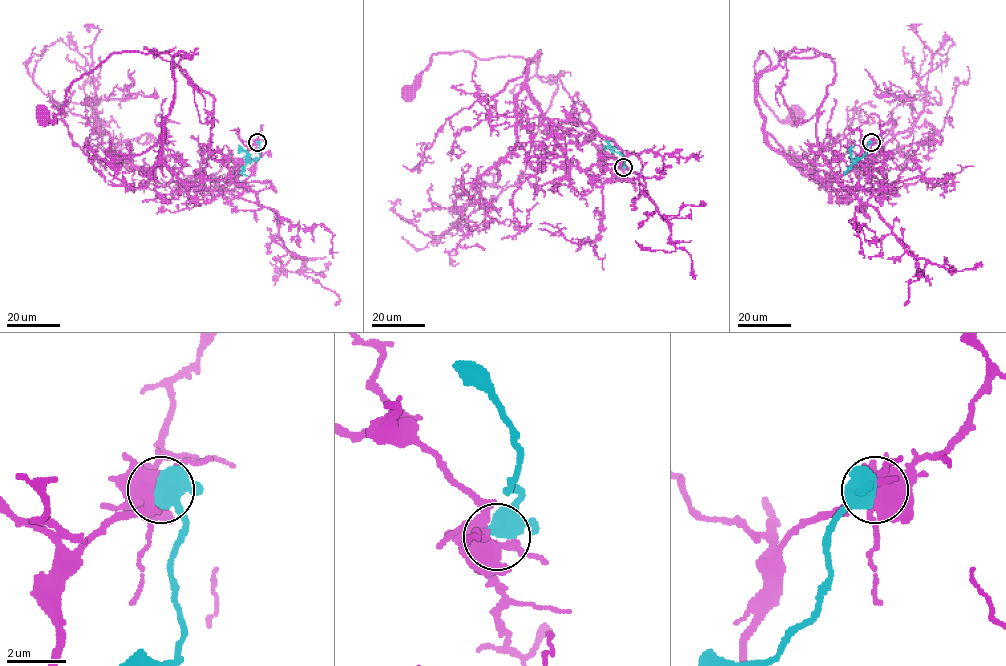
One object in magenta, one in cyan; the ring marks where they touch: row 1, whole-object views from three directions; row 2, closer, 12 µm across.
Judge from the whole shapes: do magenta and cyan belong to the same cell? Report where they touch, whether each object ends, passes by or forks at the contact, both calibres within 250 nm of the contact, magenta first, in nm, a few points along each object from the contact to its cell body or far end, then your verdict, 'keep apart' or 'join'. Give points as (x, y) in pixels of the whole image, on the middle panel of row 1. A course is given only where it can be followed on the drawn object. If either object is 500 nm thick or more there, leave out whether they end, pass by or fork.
(623, 167) | 550/550 nm | magenta via (622, 167), (614, 156), (569, 162), (527, 84), (541, 53), (538, 67), (434, 54), (409, 93) | cyan via (623, 167), (624, 158), (612, 147), (606, 147), (604, 151) | join

